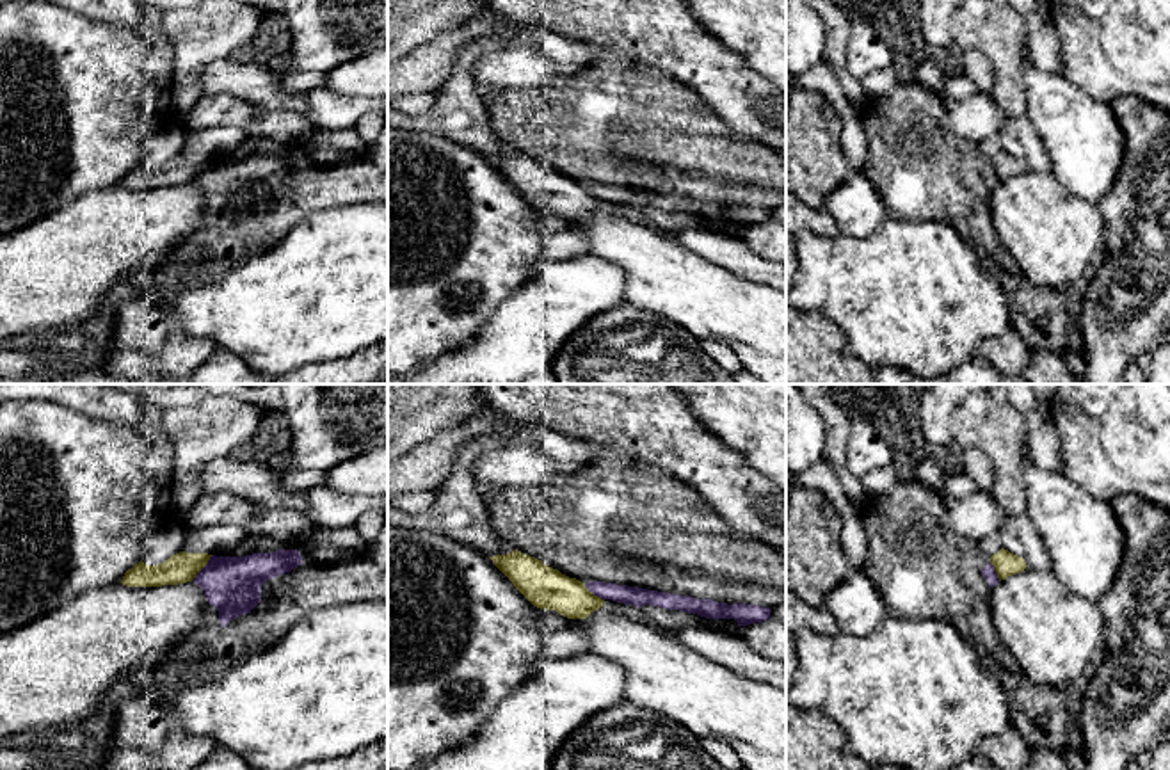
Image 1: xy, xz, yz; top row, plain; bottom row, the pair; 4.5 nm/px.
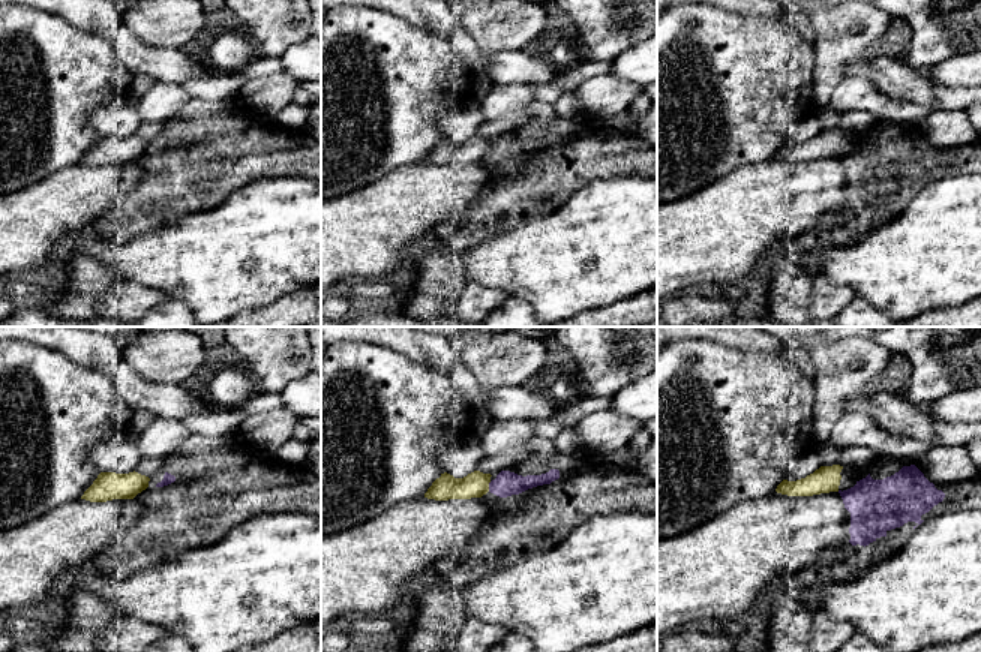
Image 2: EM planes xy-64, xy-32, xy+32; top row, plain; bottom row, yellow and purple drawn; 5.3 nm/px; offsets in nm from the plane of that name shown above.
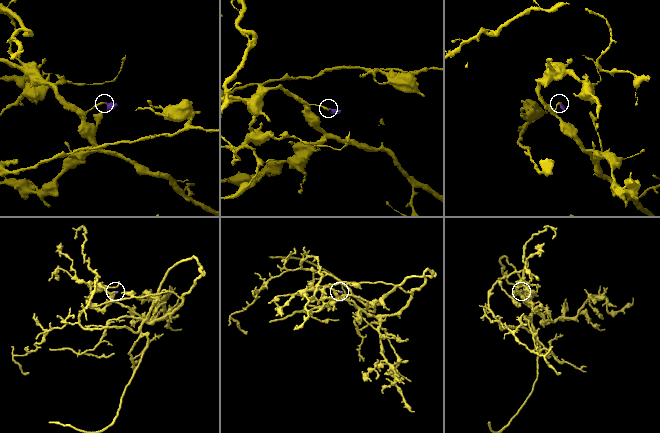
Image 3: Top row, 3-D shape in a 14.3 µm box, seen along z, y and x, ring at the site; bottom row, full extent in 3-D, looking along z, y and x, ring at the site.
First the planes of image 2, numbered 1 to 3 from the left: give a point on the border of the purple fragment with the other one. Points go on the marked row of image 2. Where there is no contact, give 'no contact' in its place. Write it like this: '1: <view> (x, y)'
1: no contact
2: xy-32 (488, 486)
3: no contact

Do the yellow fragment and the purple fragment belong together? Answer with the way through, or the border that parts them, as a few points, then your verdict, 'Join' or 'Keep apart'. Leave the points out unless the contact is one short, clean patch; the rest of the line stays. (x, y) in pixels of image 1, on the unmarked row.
Boundary: xy (212, 157), (191, 182). Keep apart

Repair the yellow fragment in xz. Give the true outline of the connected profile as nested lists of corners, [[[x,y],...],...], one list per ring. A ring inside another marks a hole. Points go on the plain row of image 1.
[[[517,151],[489,158],[514,188],[537,210],[555,212],[567,221],[587,221],[603,208],[585,185],[548,169],[542,162]]]

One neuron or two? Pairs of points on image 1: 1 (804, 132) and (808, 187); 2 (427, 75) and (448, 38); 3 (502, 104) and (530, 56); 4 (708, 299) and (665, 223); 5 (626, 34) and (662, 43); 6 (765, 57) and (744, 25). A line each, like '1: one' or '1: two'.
1: one
2: one
3: two
4: two
5: one
6: one

